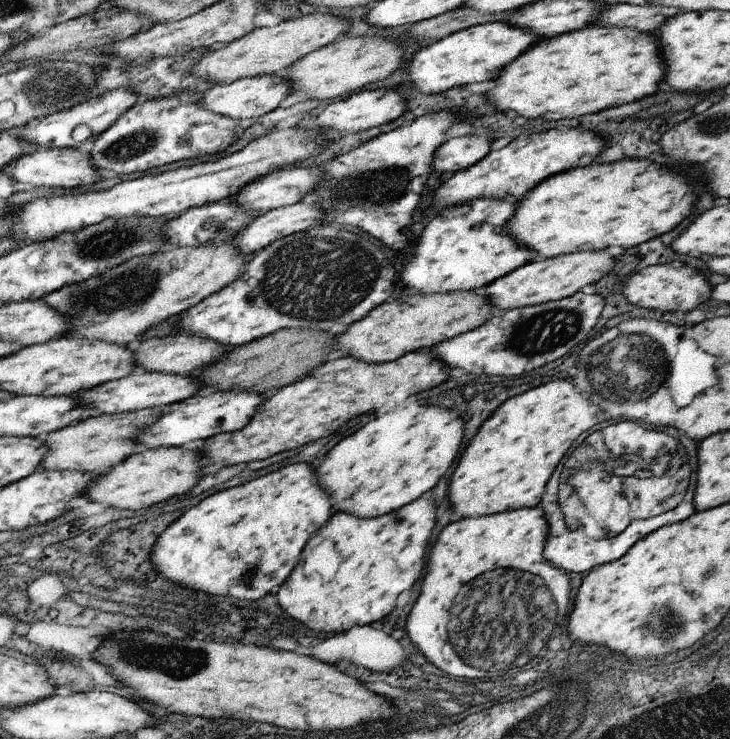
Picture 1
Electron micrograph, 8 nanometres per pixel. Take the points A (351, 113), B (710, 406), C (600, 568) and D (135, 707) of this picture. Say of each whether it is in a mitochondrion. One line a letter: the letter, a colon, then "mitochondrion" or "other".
A: other
B: other
C: other
D: other

